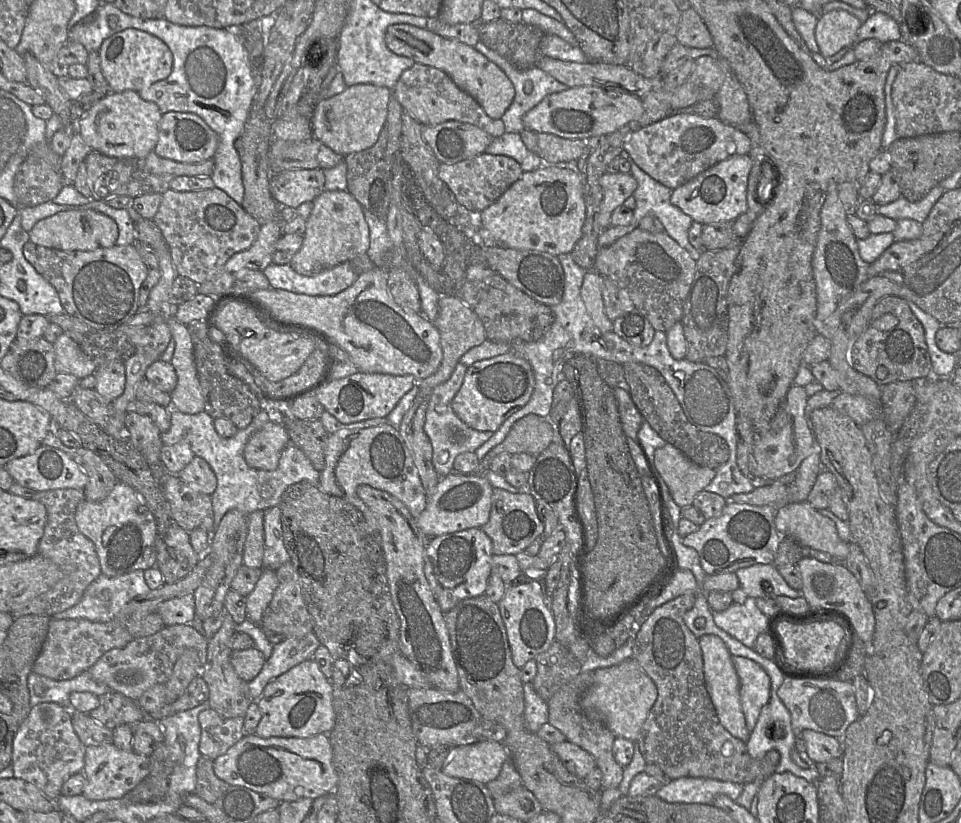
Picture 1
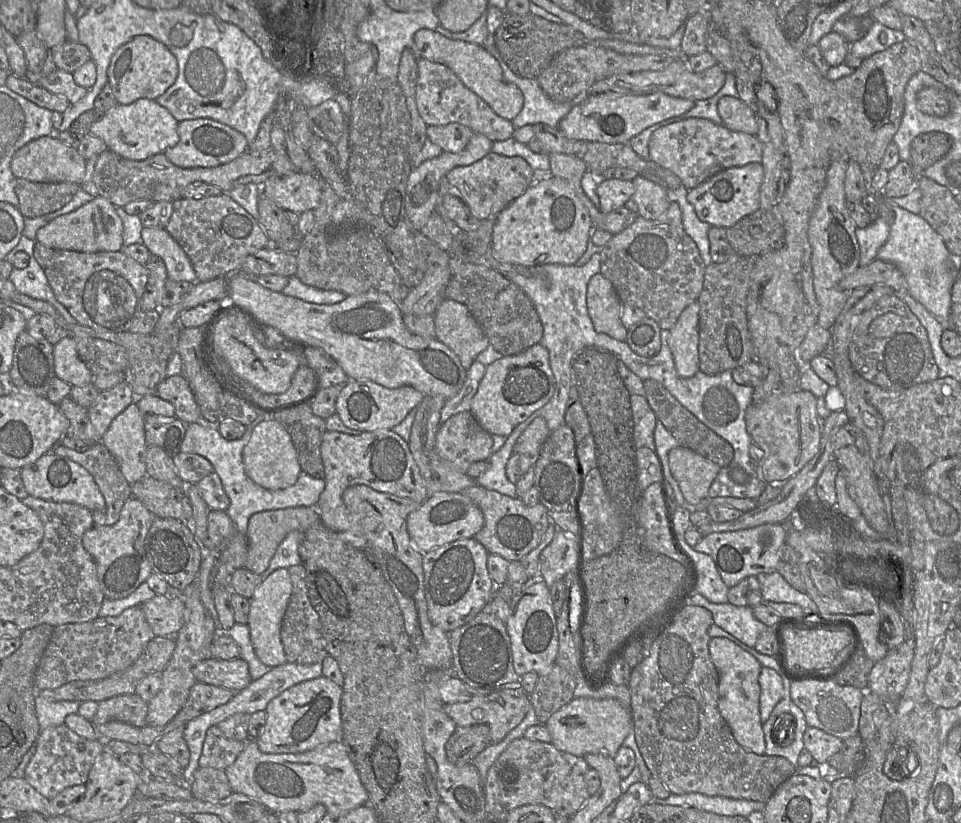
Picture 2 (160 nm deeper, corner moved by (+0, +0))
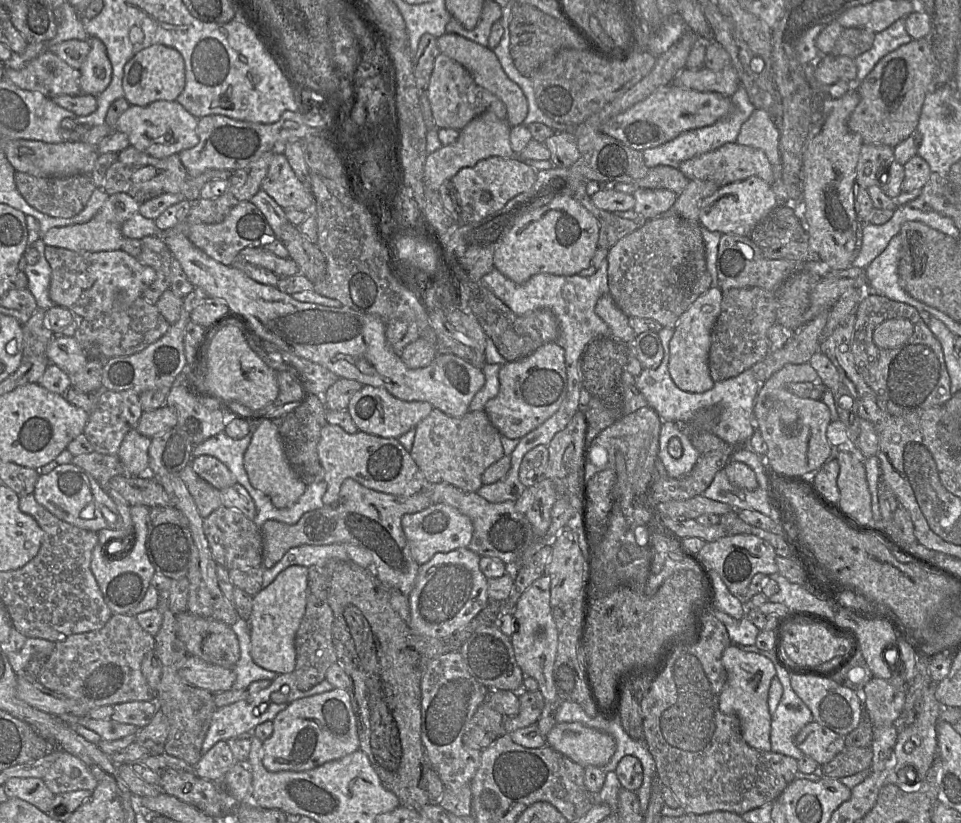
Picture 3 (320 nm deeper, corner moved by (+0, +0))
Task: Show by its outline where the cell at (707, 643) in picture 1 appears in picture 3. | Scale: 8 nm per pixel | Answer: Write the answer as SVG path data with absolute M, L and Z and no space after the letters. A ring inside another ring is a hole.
M730 645L722 654L722 663L726 670L726 682L719 696L719 709L739 718L742 737L749 746L761 751L771 751L772 715L768 708L768 691L771 680L777 674L773 662L765 656Z

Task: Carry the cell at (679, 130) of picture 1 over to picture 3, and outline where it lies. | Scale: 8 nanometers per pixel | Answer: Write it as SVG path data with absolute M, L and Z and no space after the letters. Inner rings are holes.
M736 142L726 143L719 148L686 160L678 166L688 180L713 181L721 186L757 176L771 185L774 181L773 167L765 153L751 146Z

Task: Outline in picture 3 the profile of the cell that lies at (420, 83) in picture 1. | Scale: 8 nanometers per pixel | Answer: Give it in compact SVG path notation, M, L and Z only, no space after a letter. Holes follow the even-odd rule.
M441 53L434 62L428 87L428 99L438 128L460 131L471 120L485 112L492 112L499 119L507 120L505 104L497 96L477 85L465 67Z

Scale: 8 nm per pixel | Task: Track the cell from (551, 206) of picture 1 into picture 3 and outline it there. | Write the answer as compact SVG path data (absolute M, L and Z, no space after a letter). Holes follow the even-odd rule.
M561 196L522 217L494 254L494 268L517 284L539 273L572 276L591 265L598 248L599 223L573 196Z

